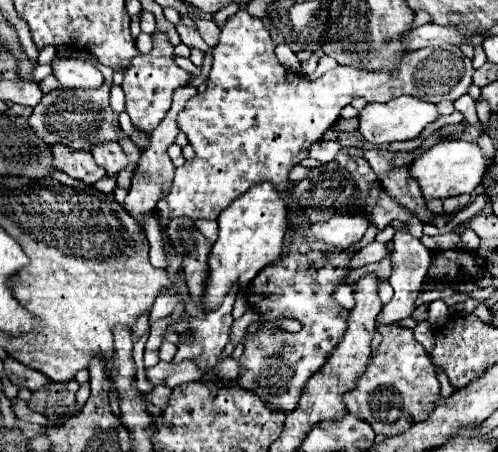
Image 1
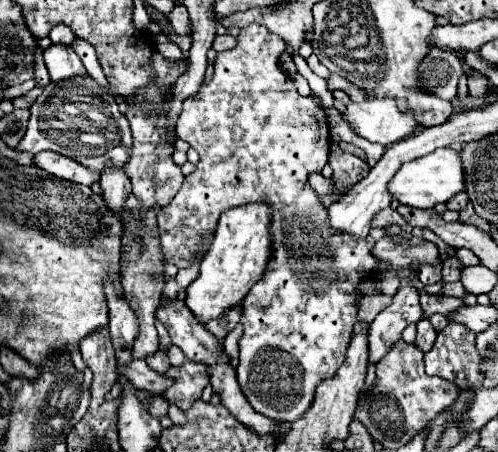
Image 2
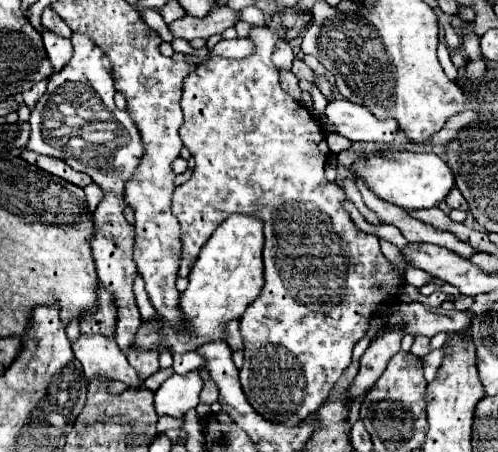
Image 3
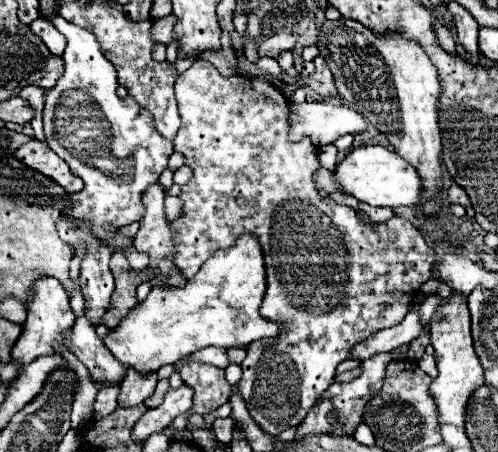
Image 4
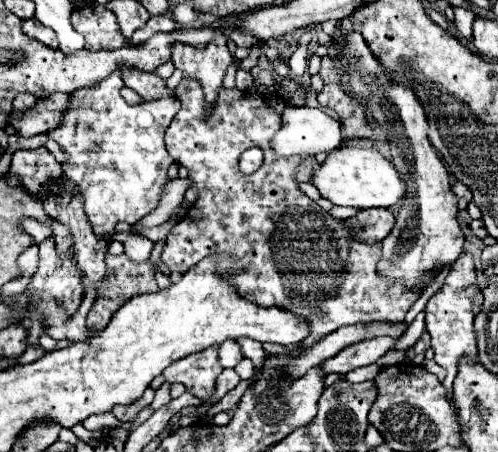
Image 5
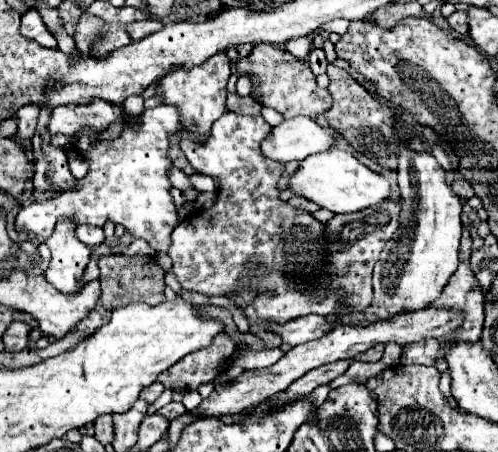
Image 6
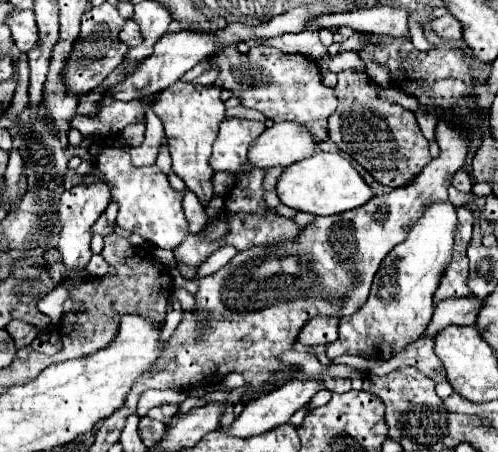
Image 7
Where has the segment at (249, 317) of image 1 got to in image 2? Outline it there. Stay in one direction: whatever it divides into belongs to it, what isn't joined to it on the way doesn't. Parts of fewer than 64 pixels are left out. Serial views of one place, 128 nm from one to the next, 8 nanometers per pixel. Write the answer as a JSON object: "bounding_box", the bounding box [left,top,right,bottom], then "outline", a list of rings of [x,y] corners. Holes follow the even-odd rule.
{"bounding_box":[224,324,242,358],"outline":[[[238,324],[224,340],[224,350],[230,358],[238,358],[238,340],[240,340],[240,334],[242,334],[242,326]]]}

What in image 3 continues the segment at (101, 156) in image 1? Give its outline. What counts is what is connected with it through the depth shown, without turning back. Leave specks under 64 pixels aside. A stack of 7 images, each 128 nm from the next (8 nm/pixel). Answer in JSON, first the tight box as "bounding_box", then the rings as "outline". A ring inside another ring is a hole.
{"bounding_box":[92,194,142,350],"outline":[[[114,194],[104,196],[100,206],[94,212],[94,234],[92,234],[92,254],[96,262],[96,272],[98,280],[104,288],[108,288],[114,294],[114,302],[118,306],[118,324],[116,324],[116,342],[122,344],[122,348],[128,350],[128,344],[134,340],[138,326],[142,324],[134,292],[132,292],[132,282],[136,278],[136,264],[132,260],[132,248],[134,248],[134,226],[126,222],[124,218],[124,208],[126,202],[122,198],[116,198]]]}

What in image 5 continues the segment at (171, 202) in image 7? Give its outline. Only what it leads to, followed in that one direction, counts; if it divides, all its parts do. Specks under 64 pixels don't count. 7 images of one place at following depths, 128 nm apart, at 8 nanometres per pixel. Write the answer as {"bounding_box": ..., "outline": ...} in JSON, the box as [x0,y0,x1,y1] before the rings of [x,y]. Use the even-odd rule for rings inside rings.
{"bounding_box":[20,74,180,242],"outline":[[[112,74],[110,78],[106,78],[94,88],[84,88],[74,92],[74,102],[72,108],[64,114],[64,124],[48,132],[48,136],[56,140],[68,154],[68,162],[62,164],[64,174],[68,174],[70,180],[78,180],[78,184],[86,184],[84,212],[96,236],[104,240],[112,234],[118,222],[128,222],[130,226],[134,226],[156,208],[162,190],[168,182],[168,168],[174,164],[164,144],[164,132],[172,122],[172,118],[178,114],[180,100],[176,96],[168,96],[168,98],[144,102],[140,106],[130,106],[120,96],[122,86],[124,86],[122,78],[118,74]],[[22,220],[20,228],[30,234],[36,242],[42,242],[52,234],[52,224],[50,222],[38,222],[38,220]]]}

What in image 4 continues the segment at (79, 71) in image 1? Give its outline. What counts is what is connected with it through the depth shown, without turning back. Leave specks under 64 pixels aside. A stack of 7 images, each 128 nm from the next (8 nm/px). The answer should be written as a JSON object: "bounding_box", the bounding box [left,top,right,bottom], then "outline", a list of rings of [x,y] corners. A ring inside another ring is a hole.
{"bounding_box":[30,18,66,56],"outline":[[[38,18],[30,24],[30,30],[48,46],[54,56],[62,56],[66,48],[66,38],[52,26],[52,22],[48,22],[46,18]]]}

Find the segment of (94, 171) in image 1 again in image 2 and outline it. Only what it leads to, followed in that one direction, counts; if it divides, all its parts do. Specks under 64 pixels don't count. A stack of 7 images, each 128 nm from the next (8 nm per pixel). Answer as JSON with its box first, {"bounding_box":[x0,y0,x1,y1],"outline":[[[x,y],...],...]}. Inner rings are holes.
{"bounding_box":[34,152,100,186],"outline":[[[40,152],[34,156],[34,164],[46,172],[50,172],[52,176],[58,176],[62,180],[70,180],[76,184],[84,184],[84,186],[92,186],[94,182],[100,180],[98,172],[92,172],[88,168],[84,168],[82,164],[60,156],[56,152]]]}

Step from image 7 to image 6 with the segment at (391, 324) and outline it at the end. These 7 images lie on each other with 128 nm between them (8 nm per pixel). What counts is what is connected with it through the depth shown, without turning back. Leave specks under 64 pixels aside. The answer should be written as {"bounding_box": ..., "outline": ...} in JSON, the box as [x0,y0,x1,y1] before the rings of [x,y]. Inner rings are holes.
{"bounding_box":[338,148,462,326],"outline":[[[402,148],[398,156],[398,186],[402,194],[400,228],[374,266],[374,300],[362,314],[346,316],[338,324],[364,326],[428,308],[458,268],[462,204],[450,186],[446,186],[444,170],[436,158],[428,152],[420,154]]]}

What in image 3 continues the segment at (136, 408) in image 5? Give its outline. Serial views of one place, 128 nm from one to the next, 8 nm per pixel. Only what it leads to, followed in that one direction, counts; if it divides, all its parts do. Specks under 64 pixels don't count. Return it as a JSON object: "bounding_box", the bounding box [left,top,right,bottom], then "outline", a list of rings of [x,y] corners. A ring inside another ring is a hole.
{"bounding_box":[126,348,160,386],"outline":[[[132,348],[132,350],[126,352],[126,358],[128,358],[128,362],[132,364],[132,368],[138,372],[138,376],[140,376],[140,386],[142,386],[142,382],[144,382],[148,376],[156,374],[158,368],[160,368],[160,366],[158,366],[158,354],[156,354],[156,352],[150,352],[150,350],[142,352],[142,350]]]}

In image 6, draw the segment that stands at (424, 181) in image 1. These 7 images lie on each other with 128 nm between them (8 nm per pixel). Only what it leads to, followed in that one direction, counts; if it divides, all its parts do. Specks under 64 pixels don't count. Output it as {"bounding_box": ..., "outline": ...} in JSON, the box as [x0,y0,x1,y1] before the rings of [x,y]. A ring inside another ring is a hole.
{"bounding_box":[288,148,390,214],"outline":[[[328,148],[302,160],[298,170],[290,178],[288,188],[296,196],[304,196],[306,200],[312,200],[320,208],[326,208],[334,214],[358,212],[374,204],[380,204],[390,196],[390,184],[384,176],[374,174],[364,164],[360,164],[352,154],[338,148]]]}

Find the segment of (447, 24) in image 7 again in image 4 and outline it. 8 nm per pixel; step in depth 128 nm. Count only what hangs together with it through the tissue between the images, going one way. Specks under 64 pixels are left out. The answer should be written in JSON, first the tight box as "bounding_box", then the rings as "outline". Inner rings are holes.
{"bounding_box":[448,2,478,54],"outline":[[[456,2],[448,4],[448,10],[454,16],[454,24],[456,24],[456,36],[460,40],[460,44],[470,52],[470,54],[478,54],[478,26],[476,20],[472,18],[472,14],[462,8]]]}

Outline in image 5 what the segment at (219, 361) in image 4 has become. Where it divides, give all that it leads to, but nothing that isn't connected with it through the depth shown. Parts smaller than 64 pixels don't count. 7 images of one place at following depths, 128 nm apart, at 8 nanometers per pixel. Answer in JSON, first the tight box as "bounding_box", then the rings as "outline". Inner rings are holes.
{"bounding_box":[218,340,244,368],"outline":[[[226,340],[226,342],[220,346],[218,356],[220,356],[222,368],[234,368],[234,366],[244,358],[244,354],[242,354],[242,350],[240,350],[240,346],[238,346],[236,340]]]}

